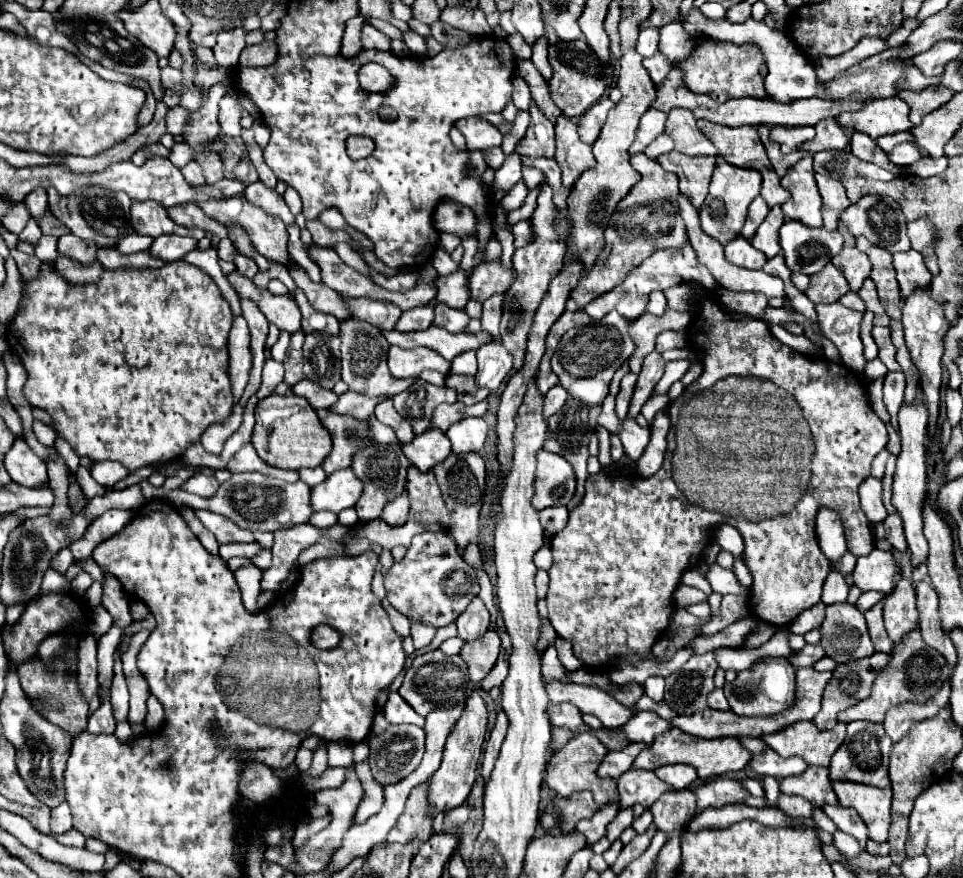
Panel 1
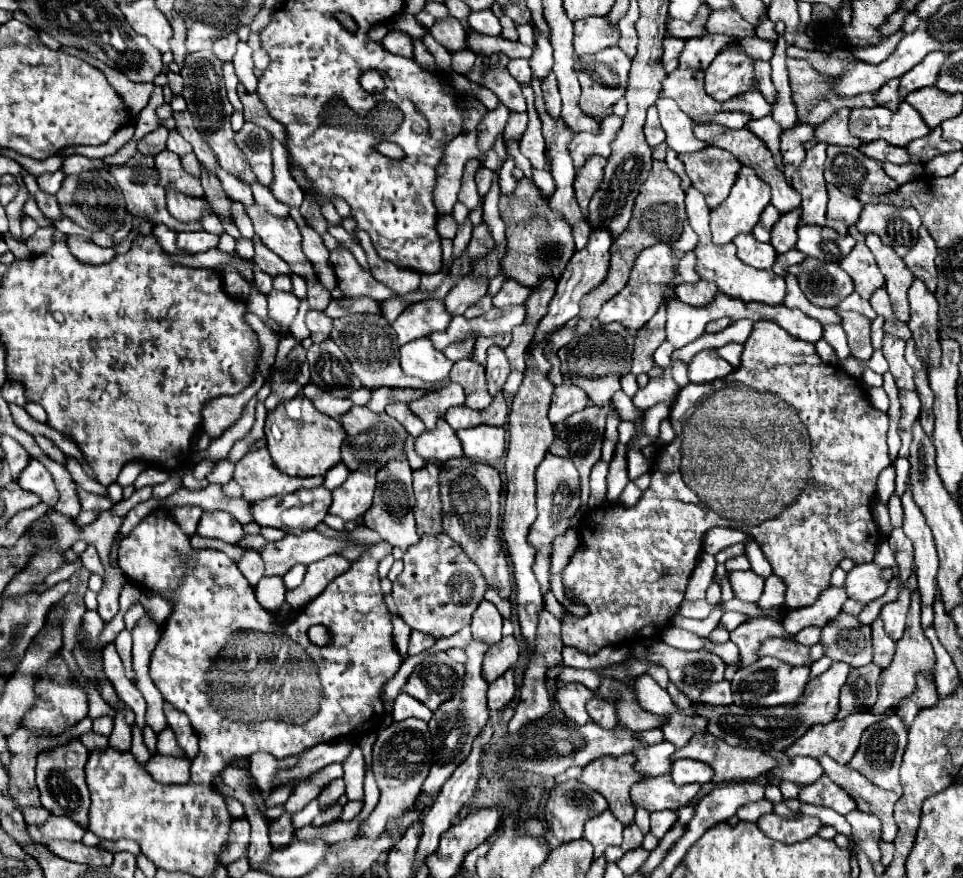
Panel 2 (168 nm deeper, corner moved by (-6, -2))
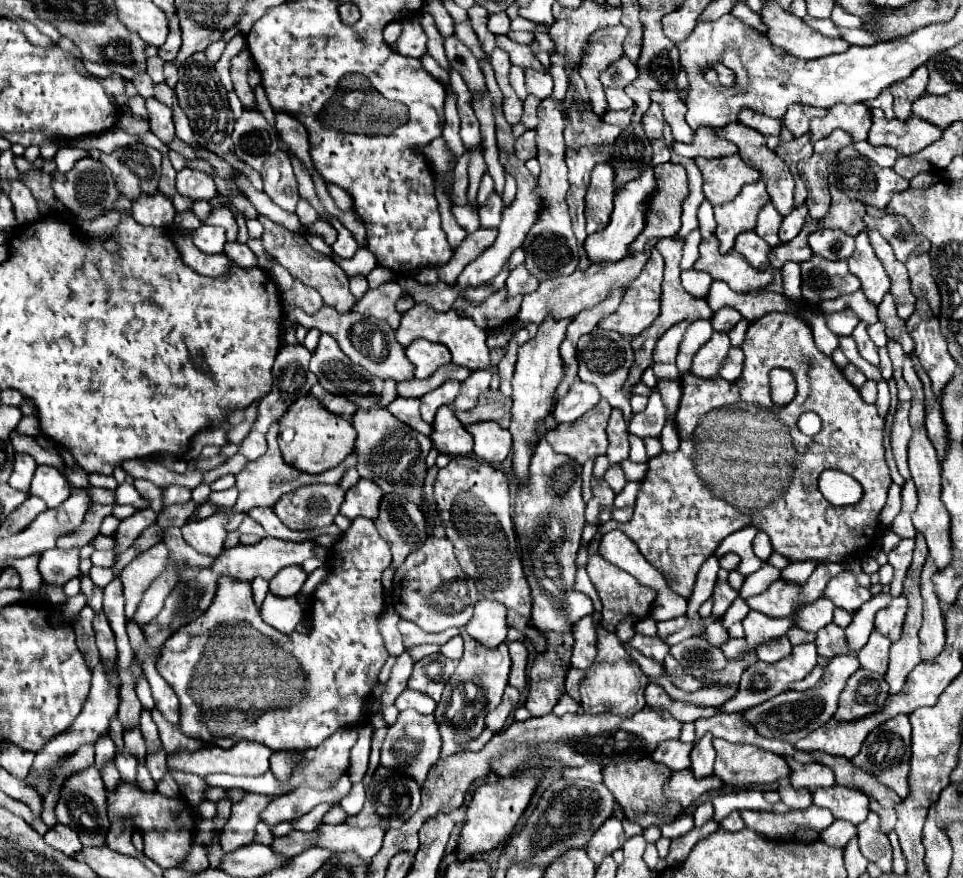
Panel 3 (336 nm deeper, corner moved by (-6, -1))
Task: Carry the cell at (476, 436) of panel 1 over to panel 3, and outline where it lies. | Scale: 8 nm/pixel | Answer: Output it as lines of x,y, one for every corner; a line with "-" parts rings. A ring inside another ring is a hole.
480,421
466,427
474,437
474,455
494,465
502,463
512,451
512,439
506,429
494,421

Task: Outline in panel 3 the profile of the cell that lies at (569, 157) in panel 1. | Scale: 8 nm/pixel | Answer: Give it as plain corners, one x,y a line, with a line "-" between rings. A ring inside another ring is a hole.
600,163
592,171
592,181
588,187
586,195
586,219
588,219
588,235
602,231
612,213
612,199
614,199
614,171
606,165

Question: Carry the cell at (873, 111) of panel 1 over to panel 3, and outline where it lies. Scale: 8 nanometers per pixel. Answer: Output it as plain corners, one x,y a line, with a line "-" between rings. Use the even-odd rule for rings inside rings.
872,109
872,127
868,143
888,145
900,151
900,155
914,155
924,147
932,145
942,137
942,129
922,121
920,117
910,117
908,121
886,119
882,111

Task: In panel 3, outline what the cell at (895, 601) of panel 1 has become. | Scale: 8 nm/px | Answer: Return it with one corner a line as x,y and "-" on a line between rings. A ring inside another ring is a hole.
894,597
884,609
880,609
874,617
874,629
888,637
890,641
898,641
902,633
902,623
906,617
906,597

